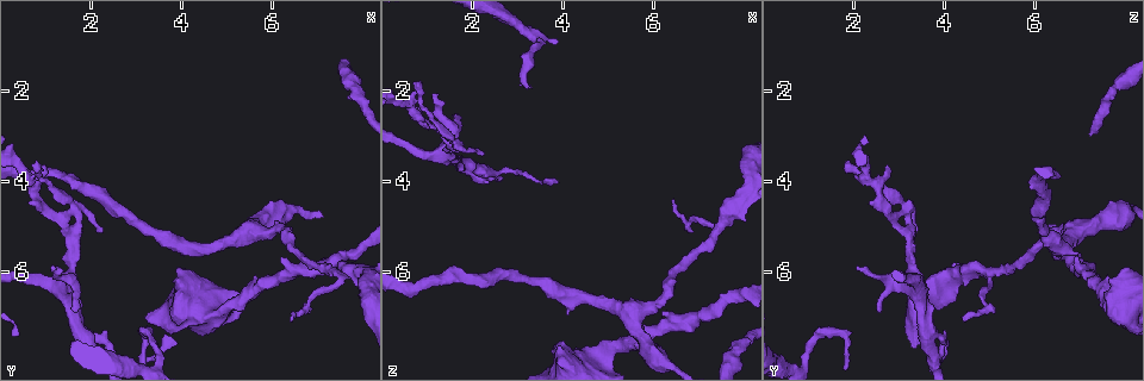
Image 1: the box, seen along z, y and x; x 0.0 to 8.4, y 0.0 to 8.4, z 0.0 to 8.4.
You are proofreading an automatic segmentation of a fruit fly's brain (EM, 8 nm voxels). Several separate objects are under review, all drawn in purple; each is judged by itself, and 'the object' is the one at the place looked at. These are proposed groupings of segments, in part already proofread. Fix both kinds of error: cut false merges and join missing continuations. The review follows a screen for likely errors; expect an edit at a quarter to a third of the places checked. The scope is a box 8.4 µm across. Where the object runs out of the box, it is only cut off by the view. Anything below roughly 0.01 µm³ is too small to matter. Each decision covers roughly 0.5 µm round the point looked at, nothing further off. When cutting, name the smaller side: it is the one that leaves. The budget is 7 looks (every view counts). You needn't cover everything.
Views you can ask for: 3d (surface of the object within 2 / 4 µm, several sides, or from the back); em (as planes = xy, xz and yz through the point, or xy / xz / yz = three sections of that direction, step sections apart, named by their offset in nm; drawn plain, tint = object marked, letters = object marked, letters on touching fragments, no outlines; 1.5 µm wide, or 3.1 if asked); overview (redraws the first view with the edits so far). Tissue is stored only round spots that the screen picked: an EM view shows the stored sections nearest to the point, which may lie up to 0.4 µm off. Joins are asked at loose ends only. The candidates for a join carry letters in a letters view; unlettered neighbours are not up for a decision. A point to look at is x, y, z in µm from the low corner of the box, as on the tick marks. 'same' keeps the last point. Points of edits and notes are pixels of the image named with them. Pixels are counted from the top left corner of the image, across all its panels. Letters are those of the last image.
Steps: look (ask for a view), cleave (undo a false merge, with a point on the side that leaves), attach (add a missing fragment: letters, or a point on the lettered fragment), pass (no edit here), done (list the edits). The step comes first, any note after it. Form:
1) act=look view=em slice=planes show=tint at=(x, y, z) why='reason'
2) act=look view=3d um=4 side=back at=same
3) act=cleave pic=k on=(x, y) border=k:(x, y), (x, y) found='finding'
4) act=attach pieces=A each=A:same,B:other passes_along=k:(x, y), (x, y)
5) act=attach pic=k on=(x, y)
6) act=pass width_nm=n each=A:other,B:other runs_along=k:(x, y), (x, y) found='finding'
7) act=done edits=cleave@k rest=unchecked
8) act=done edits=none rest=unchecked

act=look view=3d um=2 at=(7.55, 6.00, 5.00) why='arms part here'

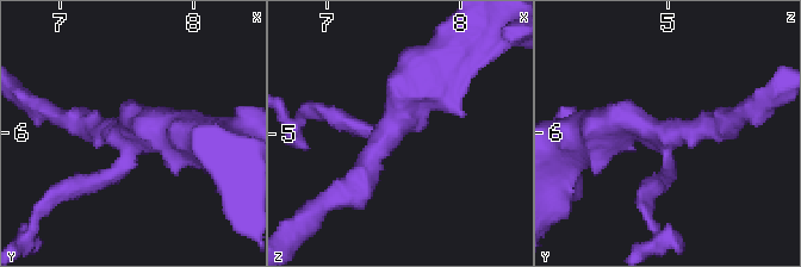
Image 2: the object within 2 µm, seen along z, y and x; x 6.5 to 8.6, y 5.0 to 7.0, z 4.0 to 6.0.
act=look view=em slice=yz step=8 show=tint at=(7.50, 6.02, 4.98)

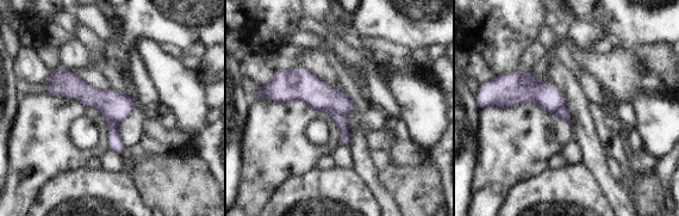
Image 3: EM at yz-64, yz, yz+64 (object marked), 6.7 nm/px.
act=look view=em slice=planes show=letters at=same why='cut it another way'

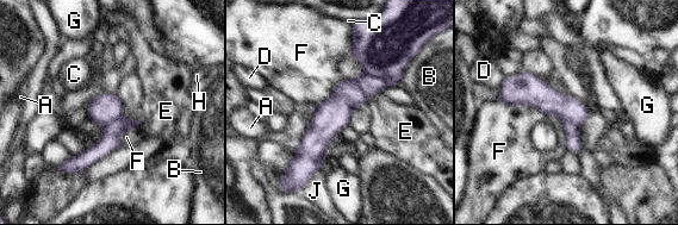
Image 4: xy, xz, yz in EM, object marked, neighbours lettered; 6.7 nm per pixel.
act=cleave pic=4 on=(369, 86) each=A:other,B:other,C:other,D:other,E:other,F:other,G:other,H:other,J:other part_leaving=4:(136, 124), (66, 166) found='two cells meet here'

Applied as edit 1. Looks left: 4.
act=look view=3d um=4 at=(1.60, 6.85, 2.60) why='branch stops here'

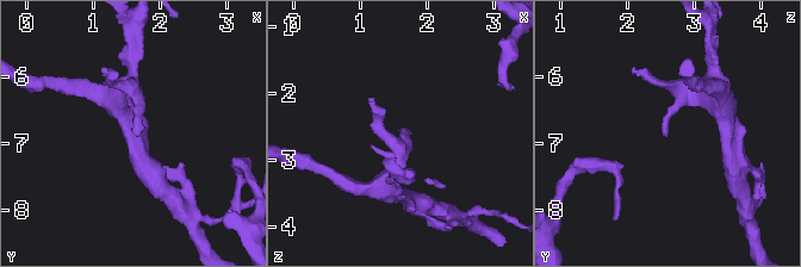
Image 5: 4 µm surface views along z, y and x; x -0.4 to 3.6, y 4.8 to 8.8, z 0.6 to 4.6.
act=look view=em slice=yz step=8 show=plain at=(1.70, 6.90, 2.65)

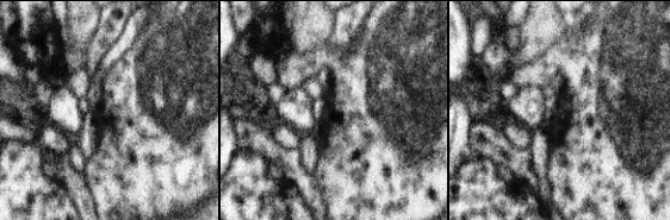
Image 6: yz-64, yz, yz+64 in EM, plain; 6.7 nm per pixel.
act=look view=em slice=yz step=8 show=letters at=same why='see the neighbours'

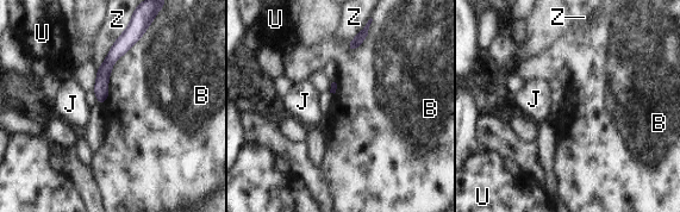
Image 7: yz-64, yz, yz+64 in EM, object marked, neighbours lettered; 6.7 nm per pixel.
act=pass each=B:other,J:other,U:other,Z:other found='no lettered fragment goes on from it'

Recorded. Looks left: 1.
act=look view=em slice=xy step=4 show=letters at=(3.85, 7.50, 4.00) why='tapers out'

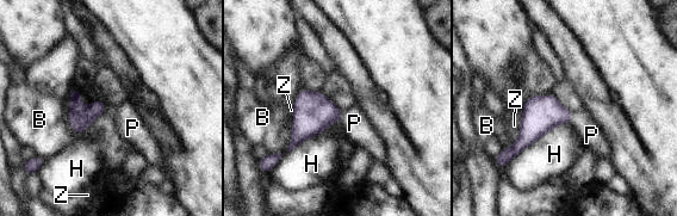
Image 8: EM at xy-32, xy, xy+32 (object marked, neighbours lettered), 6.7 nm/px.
act=attach pieces=P width_nm=120 each=B:other,H:other,P:same,Z:other passes_along=8:(312, 111), (341, 117), (354, 123) found='it goes on there'

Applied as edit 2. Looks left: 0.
act=done edits=cleave@4,attach@8 rest=unchecked

